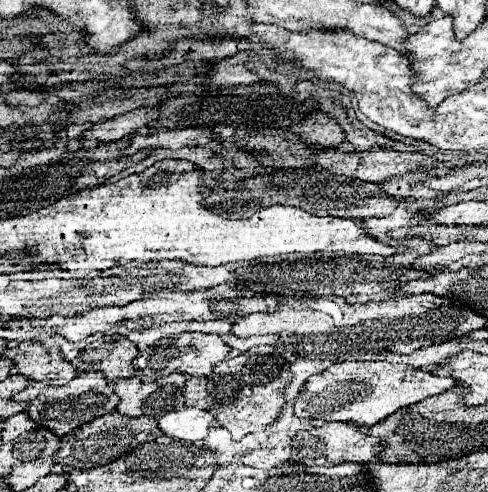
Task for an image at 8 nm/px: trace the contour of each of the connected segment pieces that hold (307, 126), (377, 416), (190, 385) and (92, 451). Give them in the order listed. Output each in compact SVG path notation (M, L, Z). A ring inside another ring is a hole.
M321 110L315 112L315 116L307 116L299 124L299 135L307 144L323 148L339 148L339 144L345 142L345 132L341 124Z
M339 362L327 368L325 372L311 376L303 390L323 390L325 404L335 404L335 416L341 422L357 422L373 426L405 406L451 390L455 384L457 380L451 380L449 376L447 378L435 376L409 364Z
M255 346L251 352L243 352L217 364L209 378L189 378L183 396L187 406L215 412L219 424L225 426L231 434L249 434L253 430L271 426L273 420L281 414L283 406L287 404L285 388L291 384L291 380L293 374L289 364L281 354L275 352L275 346Z
M111 412L105 416L99 416L83 426L79 426L75 432L69 432L61 438L61 448L55 452L53 460L63 466L73 466L77 470L95 468L101 464L109 464L111 460L119 460L123 452L131 452L135 448L143 448L145 440L151 436L163 436L159 432L159 422L149 416L131 418L131 416L119 416L119 412Z

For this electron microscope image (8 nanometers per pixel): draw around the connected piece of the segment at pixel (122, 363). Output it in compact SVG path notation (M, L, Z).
M121 334L103 336L91 344L71 360L79 372L97 370L103 372L109 382L119 378L133 378L141 376L139 370L133 368L133 358L139 354L139 348Z

